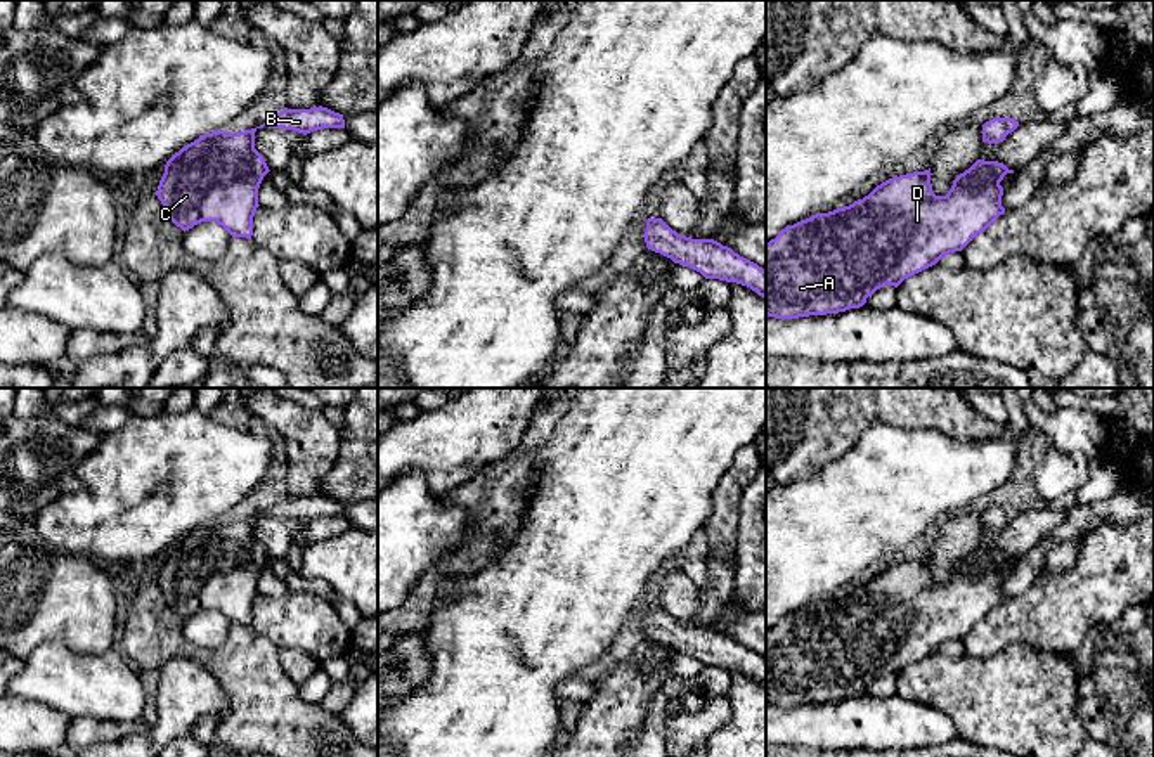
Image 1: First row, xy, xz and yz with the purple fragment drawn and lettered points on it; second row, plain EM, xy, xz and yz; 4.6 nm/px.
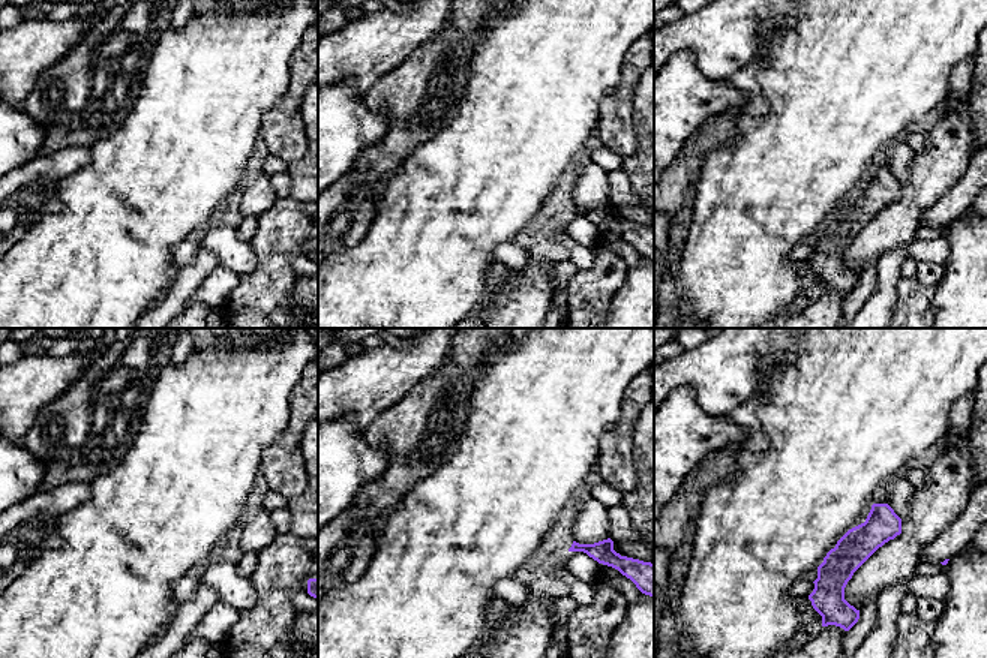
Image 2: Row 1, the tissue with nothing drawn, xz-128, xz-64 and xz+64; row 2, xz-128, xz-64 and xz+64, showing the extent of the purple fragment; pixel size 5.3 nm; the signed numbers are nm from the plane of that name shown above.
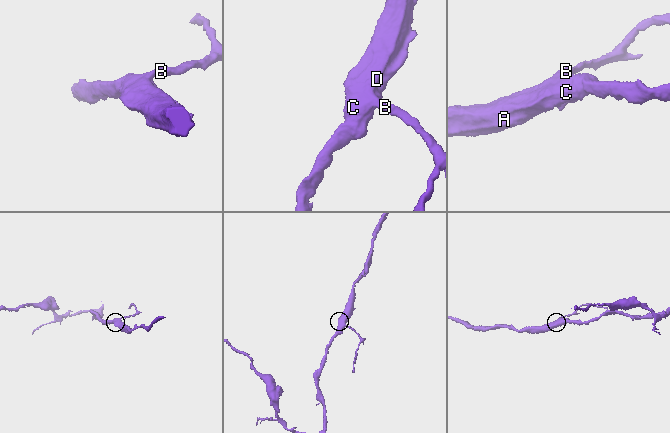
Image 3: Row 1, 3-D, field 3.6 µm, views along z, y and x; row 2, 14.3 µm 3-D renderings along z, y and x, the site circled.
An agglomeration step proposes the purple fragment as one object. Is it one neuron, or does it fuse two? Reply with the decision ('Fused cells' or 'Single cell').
Single cell

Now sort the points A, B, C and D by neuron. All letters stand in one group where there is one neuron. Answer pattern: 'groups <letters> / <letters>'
groups A B C D

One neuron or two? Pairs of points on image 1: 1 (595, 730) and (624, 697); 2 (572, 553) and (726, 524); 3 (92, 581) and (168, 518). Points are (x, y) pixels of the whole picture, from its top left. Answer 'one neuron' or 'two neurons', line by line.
1: one neuron
2: two neurons
3: two neurons

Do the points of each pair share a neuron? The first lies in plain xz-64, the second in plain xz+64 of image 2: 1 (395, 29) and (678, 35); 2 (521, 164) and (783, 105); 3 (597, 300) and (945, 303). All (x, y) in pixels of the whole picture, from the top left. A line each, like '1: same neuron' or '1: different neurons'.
1: same neuron
2: same neuron
3: different neurons

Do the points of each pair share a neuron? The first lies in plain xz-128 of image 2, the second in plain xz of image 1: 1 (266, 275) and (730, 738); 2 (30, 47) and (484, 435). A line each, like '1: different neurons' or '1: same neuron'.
1: different neurons
2: same neuron

